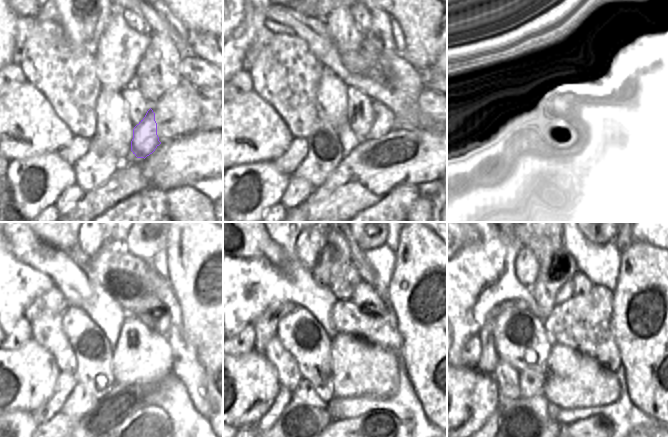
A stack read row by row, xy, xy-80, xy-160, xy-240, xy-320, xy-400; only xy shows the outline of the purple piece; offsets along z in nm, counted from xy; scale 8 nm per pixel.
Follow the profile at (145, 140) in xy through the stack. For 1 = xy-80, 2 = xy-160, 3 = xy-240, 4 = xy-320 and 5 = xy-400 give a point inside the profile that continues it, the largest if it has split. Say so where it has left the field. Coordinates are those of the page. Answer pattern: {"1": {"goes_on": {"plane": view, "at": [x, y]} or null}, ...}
{"1": {"goes_on": {"plane": "xy-80", "at": [384, 120]}}, "2": {"goes_on": {"plane": "xy-160", "at": [607, 106]}}, "3": {"goes_on": {"plane": "xy-240", "at": [149, 310]}}, "4": {"goes_on": {"plane": "xy-320", "at": [365, 296]}}, "5": {"goes_on": {"plane": "xy-400", "at": [581, 284]}}}

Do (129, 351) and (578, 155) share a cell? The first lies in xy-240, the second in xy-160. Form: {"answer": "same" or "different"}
{"answer": "different"}

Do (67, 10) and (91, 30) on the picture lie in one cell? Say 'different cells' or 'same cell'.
same cell

